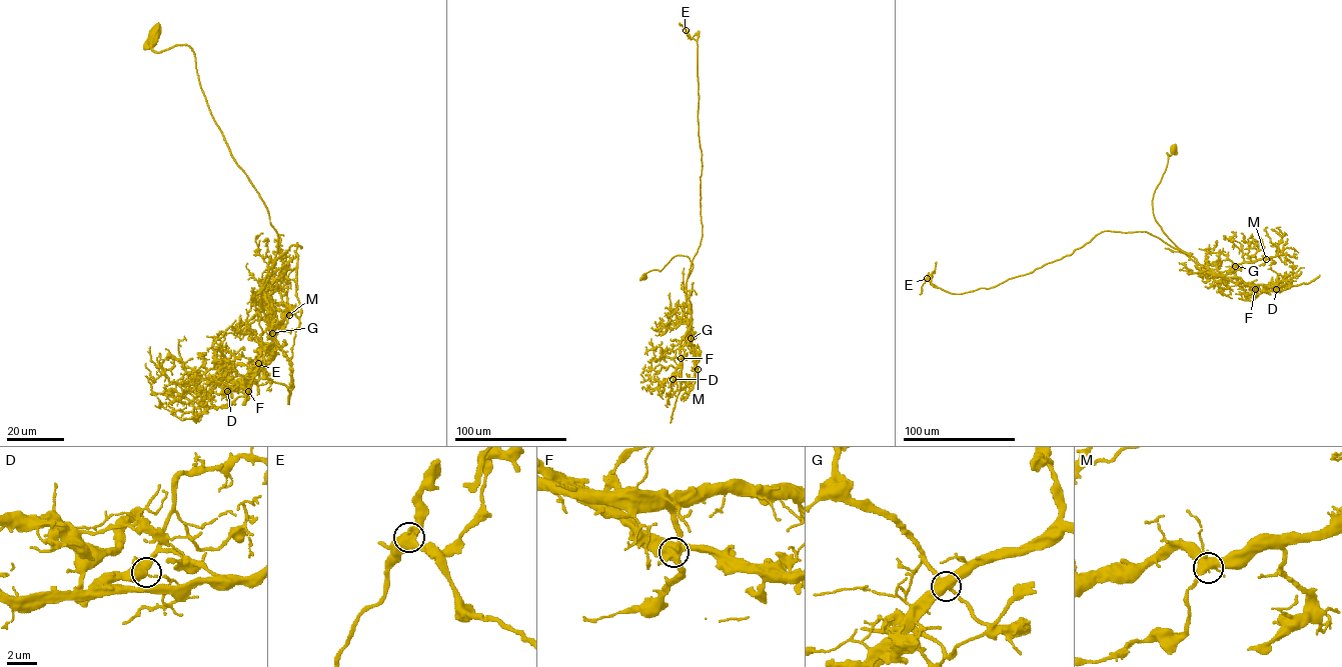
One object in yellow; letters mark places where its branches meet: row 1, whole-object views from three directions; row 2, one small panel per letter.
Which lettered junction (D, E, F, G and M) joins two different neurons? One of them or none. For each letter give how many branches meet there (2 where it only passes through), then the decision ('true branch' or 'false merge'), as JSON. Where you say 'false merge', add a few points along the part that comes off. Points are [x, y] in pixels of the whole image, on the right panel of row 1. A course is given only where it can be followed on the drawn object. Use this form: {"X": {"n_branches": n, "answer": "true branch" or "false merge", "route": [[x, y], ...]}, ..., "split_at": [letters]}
{"D": {"n_branches": 5, "answer": "true branch"}, "E": {"n_branches": 3, "answer": "true branch"}, "F": {"n_branches": 5, "answer": "false merge", "route": [[1255, 289], [1240, 278], [1214, 276], [1208, 268], [1207, 257]]}, "G": {"n_branches": 4, "answer": "true branch"}, "M": {"n_branches": 6, "answer": "true branch"}, "split_at": ["F"]}

